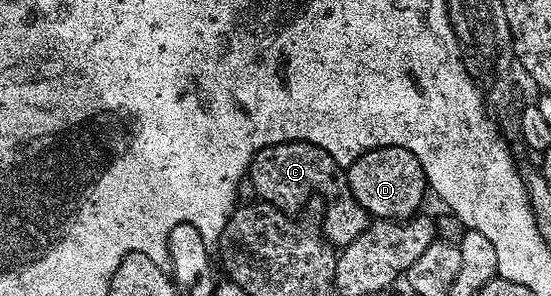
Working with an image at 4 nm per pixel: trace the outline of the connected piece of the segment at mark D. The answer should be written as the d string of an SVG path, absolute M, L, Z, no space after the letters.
M386 146L365 152L355 163L346 167L347 183L361 208L367 210L368 215L375 220L406 220L414 218L420 213L423 197L428 197L429 187L427 177L413 152L396 146Z

